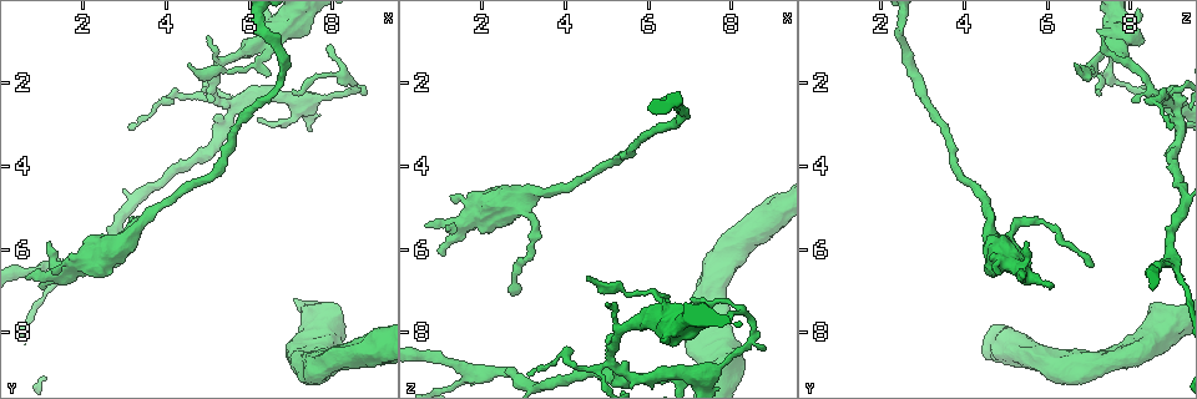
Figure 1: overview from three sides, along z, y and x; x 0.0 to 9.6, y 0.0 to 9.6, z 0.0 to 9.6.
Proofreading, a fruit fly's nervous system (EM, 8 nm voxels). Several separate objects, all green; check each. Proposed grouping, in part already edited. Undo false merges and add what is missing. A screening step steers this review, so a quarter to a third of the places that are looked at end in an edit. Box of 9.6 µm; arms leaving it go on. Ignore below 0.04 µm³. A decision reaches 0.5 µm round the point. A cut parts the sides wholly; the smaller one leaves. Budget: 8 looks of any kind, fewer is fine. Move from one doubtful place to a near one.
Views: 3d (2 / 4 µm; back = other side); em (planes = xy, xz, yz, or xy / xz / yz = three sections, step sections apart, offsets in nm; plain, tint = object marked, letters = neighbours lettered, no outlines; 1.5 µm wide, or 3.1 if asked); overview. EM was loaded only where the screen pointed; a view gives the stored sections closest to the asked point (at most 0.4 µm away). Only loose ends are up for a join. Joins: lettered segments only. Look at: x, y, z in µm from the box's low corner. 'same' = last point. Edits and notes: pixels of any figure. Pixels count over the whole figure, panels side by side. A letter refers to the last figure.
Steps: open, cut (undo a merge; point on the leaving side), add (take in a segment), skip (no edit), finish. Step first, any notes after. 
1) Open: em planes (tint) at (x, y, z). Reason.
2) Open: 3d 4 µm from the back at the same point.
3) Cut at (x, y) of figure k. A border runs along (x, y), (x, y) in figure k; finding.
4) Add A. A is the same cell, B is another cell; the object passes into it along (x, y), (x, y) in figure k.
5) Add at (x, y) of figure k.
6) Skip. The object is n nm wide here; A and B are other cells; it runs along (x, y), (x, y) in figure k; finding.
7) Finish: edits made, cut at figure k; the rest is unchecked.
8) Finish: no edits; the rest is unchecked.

Open: em xz step 8 (letters) at (0.65, 6.65, 5.40). An open end.

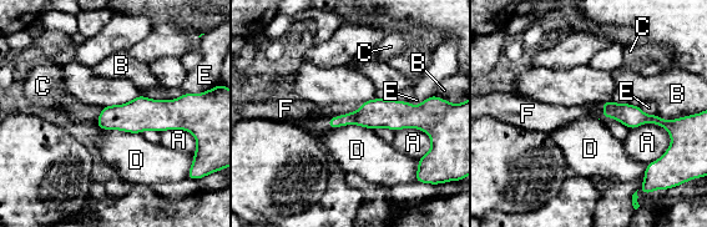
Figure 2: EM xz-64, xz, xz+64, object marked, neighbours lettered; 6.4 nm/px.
Add at (303, 111) of figure 2. F is the same cell, A, B, C, D and E are other cells; it goes on there.

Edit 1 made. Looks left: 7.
Open: 3d 2 µm at (4.80, 2.30, 9.00). Sharp bend.

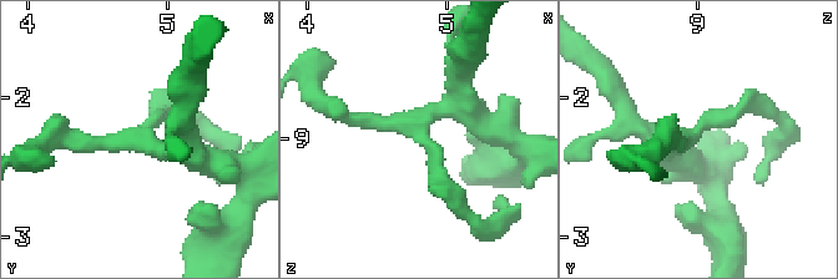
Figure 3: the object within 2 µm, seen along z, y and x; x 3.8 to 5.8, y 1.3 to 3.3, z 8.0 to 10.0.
Open: em xz step 4 (plain) at (4.82, 2.28, 8.96). Now the EM.

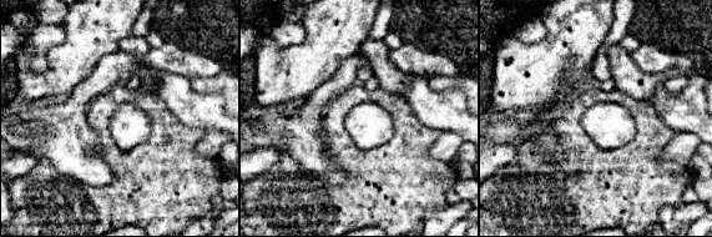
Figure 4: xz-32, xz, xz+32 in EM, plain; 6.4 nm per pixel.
Open: em xz step 4 (letters) at the same point.

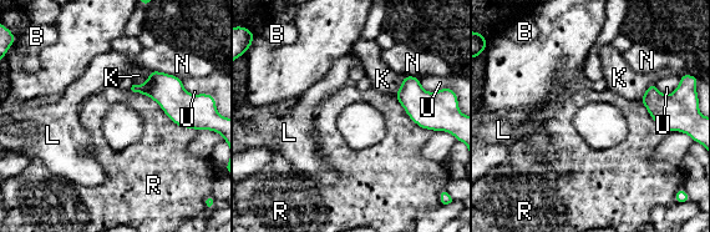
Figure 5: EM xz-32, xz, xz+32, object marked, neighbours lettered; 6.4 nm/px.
Skip. The longest contact is with R, 500 nm; B, K, L, N, R and U are other cells; a border runs along (130, 89), (194, 130) in figure 5; continuous, no second neuron.

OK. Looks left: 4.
Open: 3d 4 µm at (6.25, 0.95, 7.65). Calibre changes.

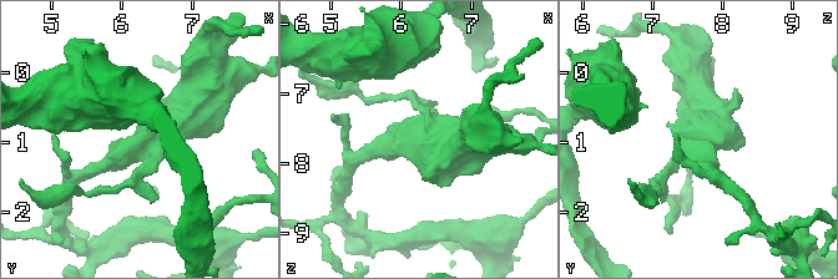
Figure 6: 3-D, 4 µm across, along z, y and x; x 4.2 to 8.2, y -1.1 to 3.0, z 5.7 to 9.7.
Open: em xz step 8 (tint) at (6.30, 1.00, 7.60).

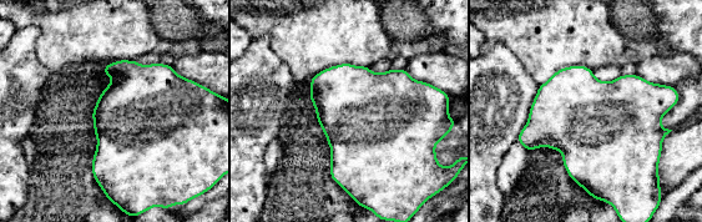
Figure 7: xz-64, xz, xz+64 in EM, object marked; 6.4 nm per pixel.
Open: em planes (letters) at the same point. Cut it another way.

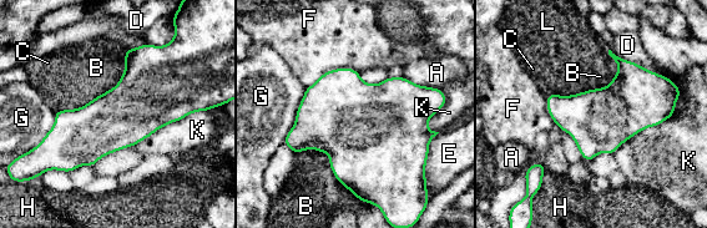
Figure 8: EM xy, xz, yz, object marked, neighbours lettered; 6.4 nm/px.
Skip. A, B, C, D, E, F, G, H, K and L are other cells; a border runs along (125, 50), (114, 86), (55, 112) in figure 8; continuous, no second neuron.

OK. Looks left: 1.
Finish: edits made, add at figure 2; the rest is unchecked.

